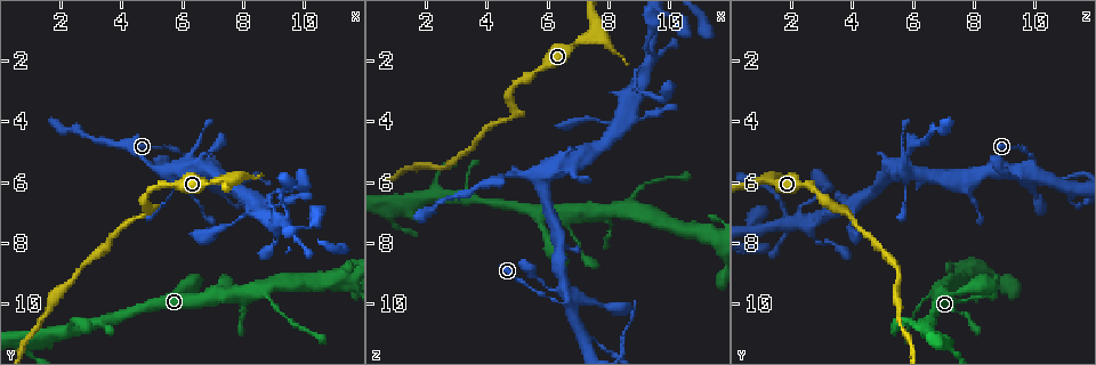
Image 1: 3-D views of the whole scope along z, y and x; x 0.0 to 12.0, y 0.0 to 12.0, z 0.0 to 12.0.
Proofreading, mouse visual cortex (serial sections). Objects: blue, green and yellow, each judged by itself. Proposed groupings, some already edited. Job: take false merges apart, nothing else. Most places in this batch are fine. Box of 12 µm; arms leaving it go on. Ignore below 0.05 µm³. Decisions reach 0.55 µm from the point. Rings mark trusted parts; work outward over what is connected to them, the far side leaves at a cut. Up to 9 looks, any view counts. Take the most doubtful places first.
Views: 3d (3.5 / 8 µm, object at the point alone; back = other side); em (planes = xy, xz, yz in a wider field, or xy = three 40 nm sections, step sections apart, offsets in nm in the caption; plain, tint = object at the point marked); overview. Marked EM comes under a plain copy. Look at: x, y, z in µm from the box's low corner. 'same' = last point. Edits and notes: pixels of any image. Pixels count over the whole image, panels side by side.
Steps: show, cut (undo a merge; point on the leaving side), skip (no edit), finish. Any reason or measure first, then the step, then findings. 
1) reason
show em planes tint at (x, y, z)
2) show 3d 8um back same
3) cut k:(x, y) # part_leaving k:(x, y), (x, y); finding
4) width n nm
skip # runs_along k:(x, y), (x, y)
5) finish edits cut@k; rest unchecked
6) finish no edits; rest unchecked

sudden change in width
show 3d 3.5um at (8.7, 9.6, 6.6)

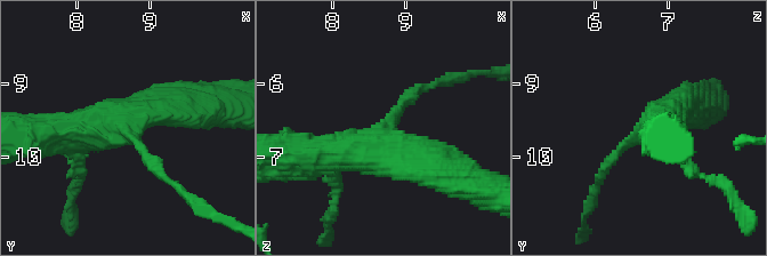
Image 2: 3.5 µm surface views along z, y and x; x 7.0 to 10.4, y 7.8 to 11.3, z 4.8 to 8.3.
shape alone is not enough
show em xy step 3 tint at (8.75, 9.65, 6.70)

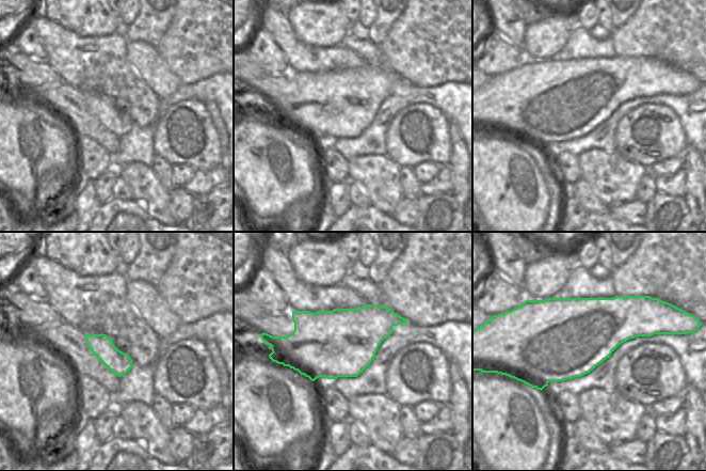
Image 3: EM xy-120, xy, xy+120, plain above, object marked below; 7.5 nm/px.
arms 3; arm_widths 150, 400, 450 nm
skip # runs_along 2:(45, 133), (143, 109), (195, 109); one cell here

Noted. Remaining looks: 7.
abrupt turn
show 3d 8um at (7.1, 5.9, 1.4)

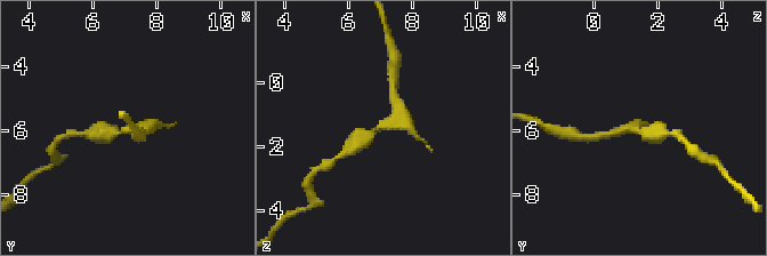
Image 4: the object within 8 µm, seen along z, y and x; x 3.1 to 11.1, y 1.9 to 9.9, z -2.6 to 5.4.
arms 3; arm_widths 300, 300, 450 nm; need the tissue
show em xy step 3 tint at (7.2, 6.0, 1.3)

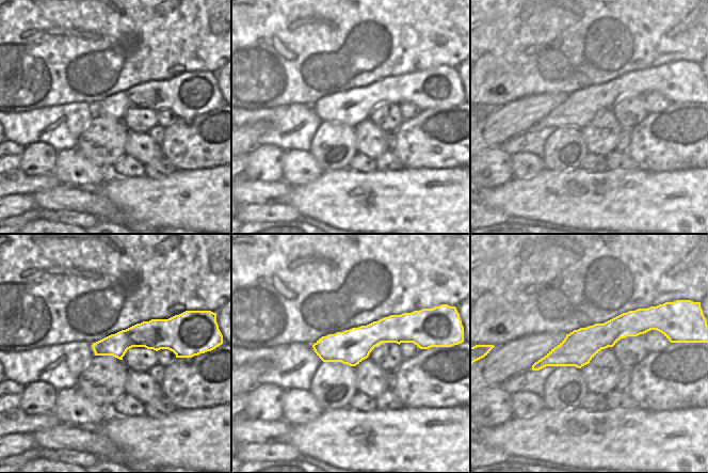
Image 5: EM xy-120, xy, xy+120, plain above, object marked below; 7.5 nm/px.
skip # runs_along 4:(357, 142), (400, 117), (400, 104); all the same cell

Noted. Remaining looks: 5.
thin neck
show 3d 3.5um at (6.7, 5.5, 9.7)

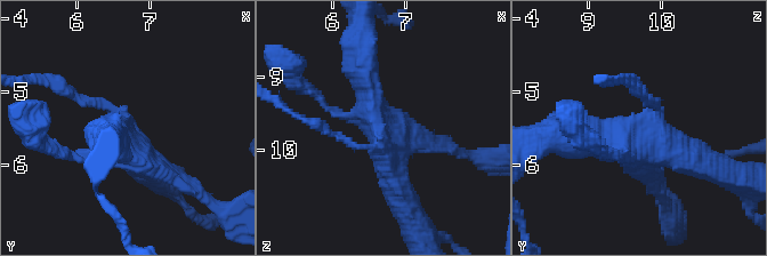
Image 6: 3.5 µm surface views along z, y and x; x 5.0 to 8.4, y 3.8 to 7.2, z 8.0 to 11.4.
show em xy step 3 tint at (6.60, 5.50, 9.85)

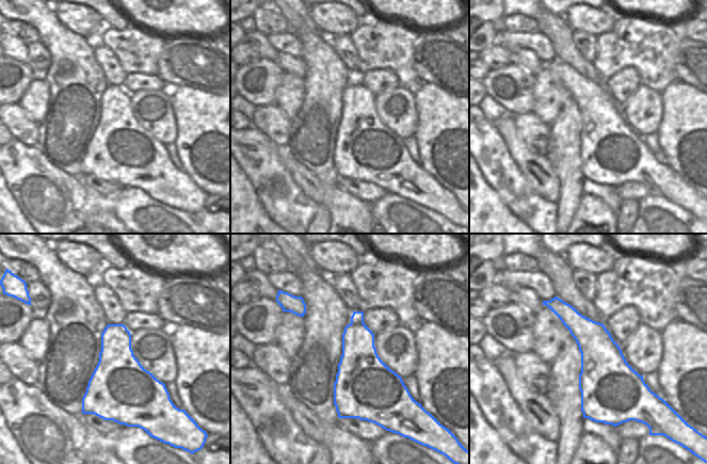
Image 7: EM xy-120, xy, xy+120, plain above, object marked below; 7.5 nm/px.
skip # runs_along 6:(642, 93), (659, 113), (632, 145), (583, 142); one cell here

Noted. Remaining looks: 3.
branch point
show 3d 3.5um at (5.4, 5.6, 5.7)

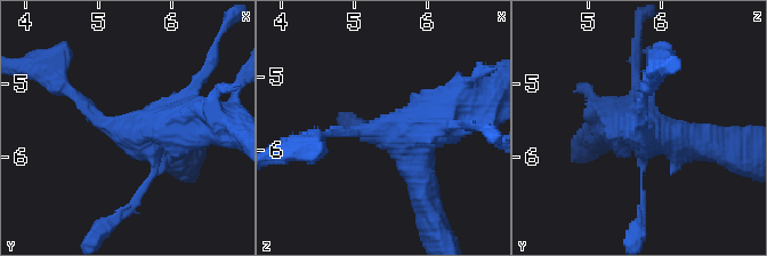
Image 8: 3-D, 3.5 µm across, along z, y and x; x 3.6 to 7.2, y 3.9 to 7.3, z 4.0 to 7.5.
now the EM
show em xy step 5 tint at (5.45, 5.65, 5.75)

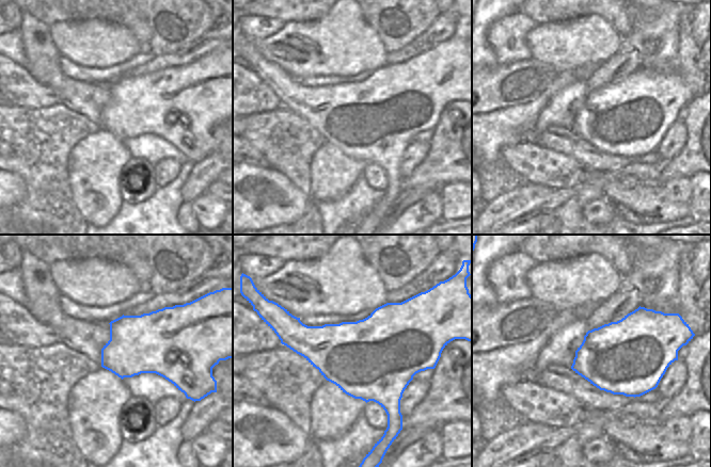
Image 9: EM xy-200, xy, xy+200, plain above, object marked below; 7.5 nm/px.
skip # one cell here

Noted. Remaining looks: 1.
finish no edits; rest unchecked

